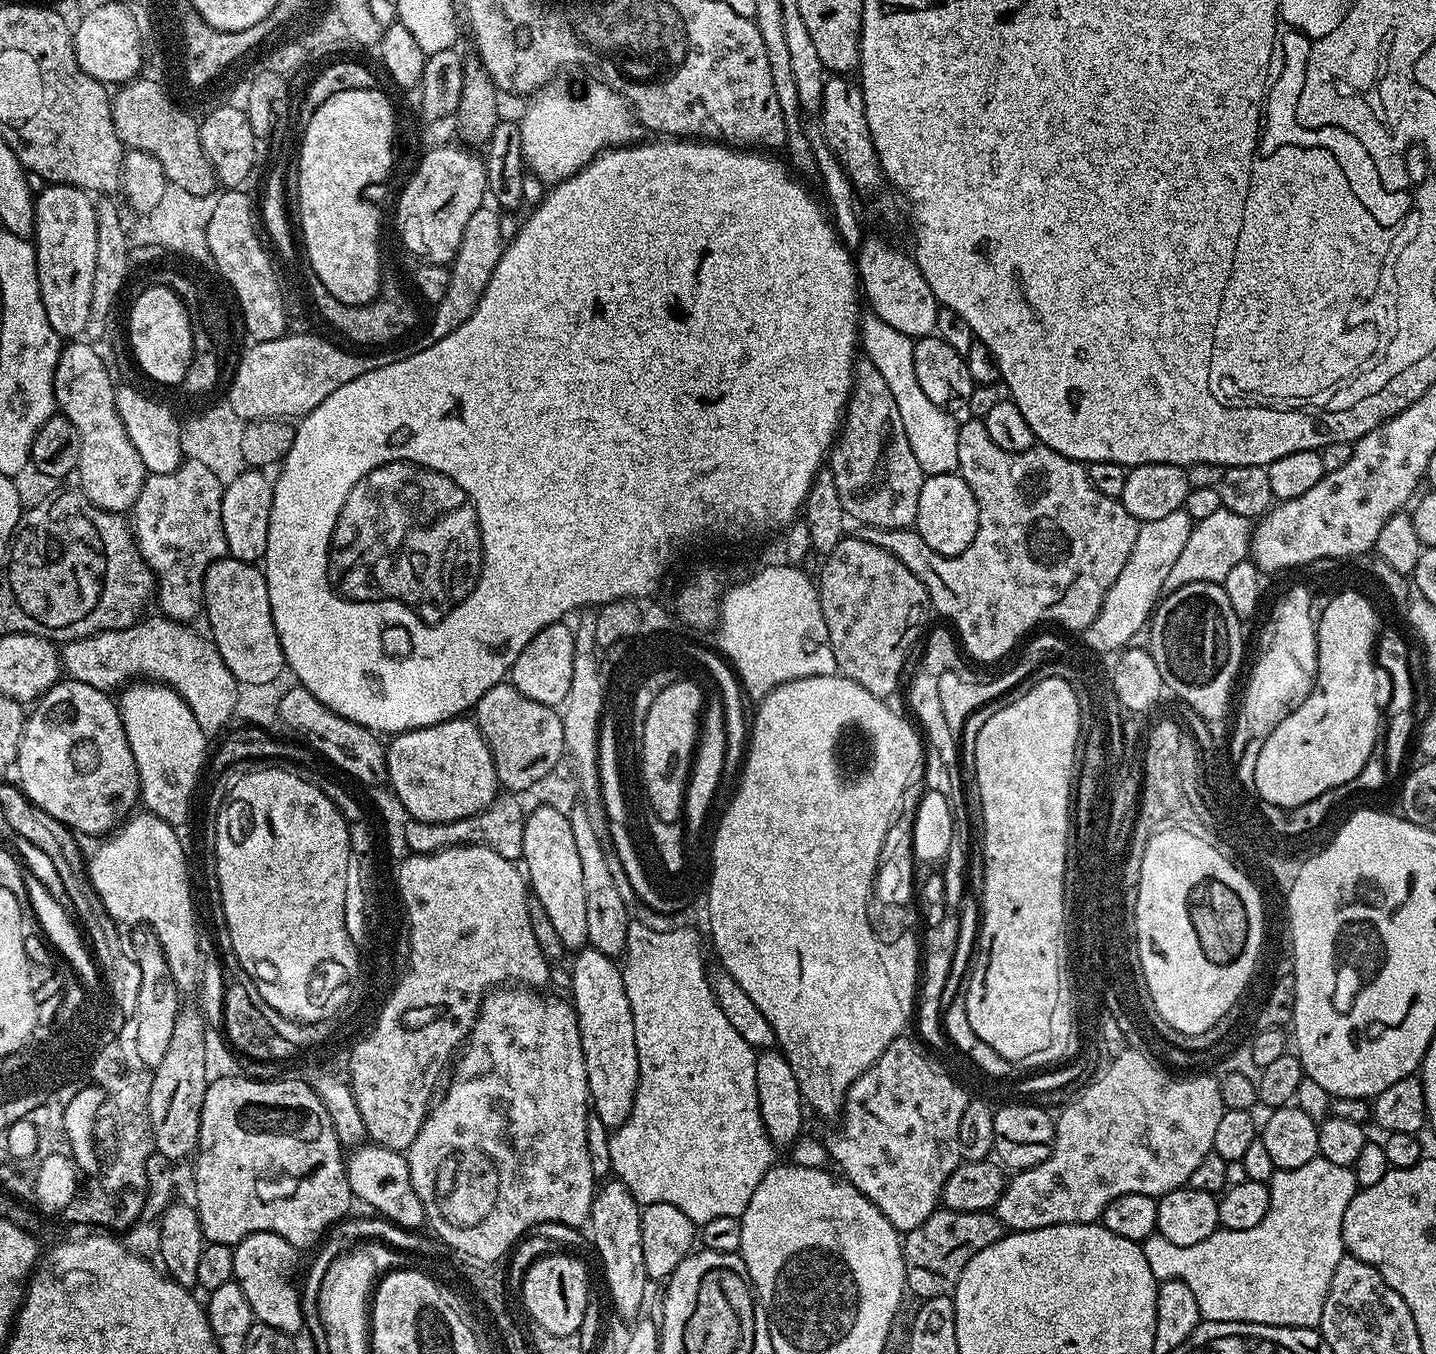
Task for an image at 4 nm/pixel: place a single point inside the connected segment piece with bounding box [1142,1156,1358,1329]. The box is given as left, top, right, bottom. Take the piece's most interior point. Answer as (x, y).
(1278, 1273)

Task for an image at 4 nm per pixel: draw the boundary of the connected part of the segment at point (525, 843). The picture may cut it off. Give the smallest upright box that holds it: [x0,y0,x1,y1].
[522,804,588,950]

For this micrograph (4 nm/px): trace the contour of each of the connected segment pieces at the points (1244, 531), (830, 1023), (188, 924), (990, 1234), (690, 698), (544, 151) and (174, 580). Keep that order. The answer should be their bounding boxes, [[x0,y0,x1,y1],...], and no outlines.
[[1165,507,1253,589],[708,675,925,1117],[86,810,202,994],[903,1207,1006,1301],[641,678,706,825],[518,78,642,186],[130,459,228,622]]

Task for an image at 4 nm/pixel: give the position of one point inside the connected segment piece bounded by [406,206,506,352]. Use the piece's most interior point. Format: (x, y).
(482, 244)

